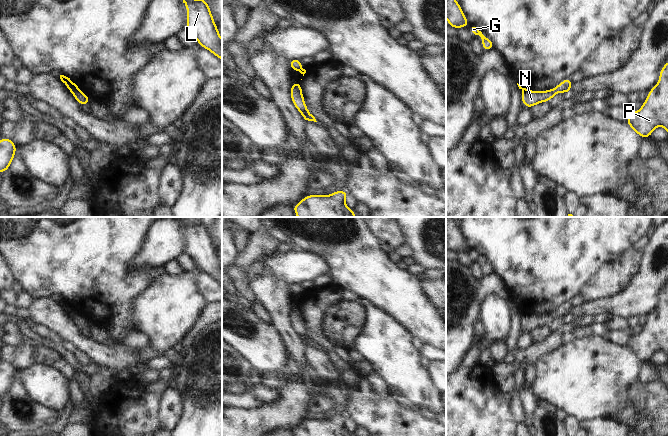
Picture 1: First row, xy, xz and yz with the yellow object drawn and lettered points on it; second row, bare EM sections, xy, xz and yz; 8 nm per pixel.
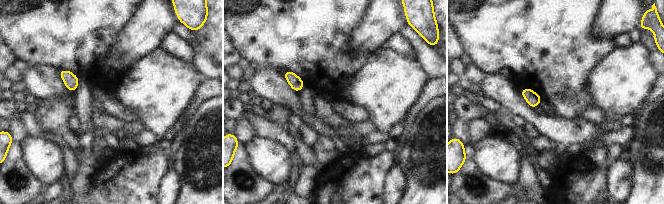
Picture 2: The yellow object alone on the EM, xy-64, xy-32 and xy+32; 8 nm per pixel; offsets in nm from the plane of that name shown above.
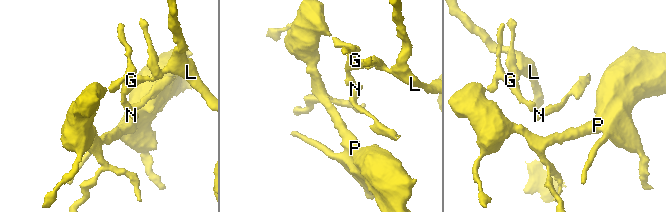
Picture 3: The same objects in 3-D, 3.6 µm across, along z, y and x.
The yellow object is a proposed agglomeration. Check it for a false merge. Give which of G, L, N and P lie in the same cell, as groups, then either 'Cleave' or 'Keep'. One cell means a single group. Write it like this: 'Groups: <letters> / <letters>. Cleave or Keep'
Groups: G L P / N. Cleave.

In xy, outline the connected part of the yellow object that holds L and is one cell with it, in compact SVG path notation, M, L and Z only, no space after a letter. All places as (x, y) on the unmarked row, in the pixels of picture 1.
M185 217L181 221L187 231L186 254L193 259L201 271L222 284L222 263L208 227L203 221L191 223Z

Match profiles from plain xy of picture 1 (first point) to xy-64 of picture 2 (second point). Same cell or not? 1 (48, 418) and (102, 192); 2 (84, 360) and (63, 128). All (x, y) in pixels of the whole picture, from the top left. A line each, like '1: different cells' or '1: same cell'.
1: different cells
2: different cells

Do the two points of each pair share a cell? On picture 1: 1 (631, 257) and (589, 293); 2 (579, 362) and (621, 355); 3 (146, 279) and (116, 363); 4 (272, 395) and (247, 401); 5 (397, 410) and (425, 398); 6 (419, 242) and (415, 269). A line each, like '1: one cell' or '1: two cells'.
1: one cell
2: one cell
3: two cells
4: one cell
5: two cells
6: two cells

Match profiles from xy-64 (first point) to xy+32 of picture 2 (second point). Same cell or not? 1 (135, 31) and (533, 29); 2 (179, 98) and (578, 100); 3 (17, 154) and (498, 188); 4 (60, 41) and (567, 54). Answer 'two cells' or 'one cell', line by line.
1: two cells
2: two cells
3: one cell
4: one cell

